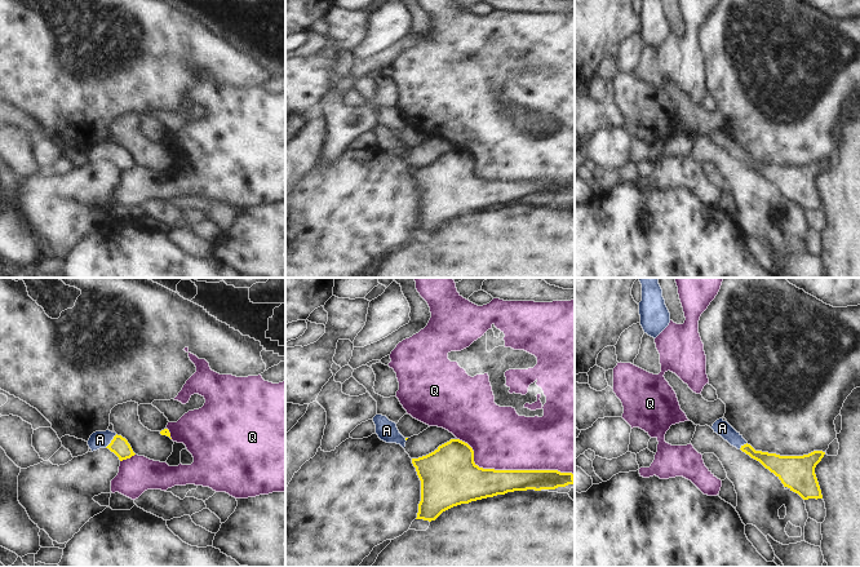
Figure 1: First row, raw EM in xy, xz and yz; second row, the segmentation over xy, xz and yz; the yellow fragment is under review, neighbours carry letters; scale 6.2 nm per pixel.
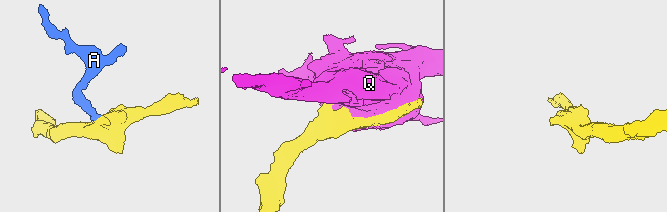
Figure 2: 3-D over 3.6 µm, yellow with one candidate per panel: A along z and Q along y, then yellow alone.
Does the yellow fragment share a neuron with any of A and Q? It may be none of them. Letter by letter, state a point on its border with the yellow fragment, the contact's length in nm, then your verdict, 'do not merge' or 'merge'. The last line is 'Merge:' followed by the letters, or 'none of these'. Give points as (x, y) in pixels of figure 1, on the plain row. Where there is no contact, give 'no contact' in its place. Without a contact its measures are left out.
A: contact xy (111, 151); length 120 nm; merge
Q: contact xz (513, 181); length 750 nm; do not merge
Merge: A

